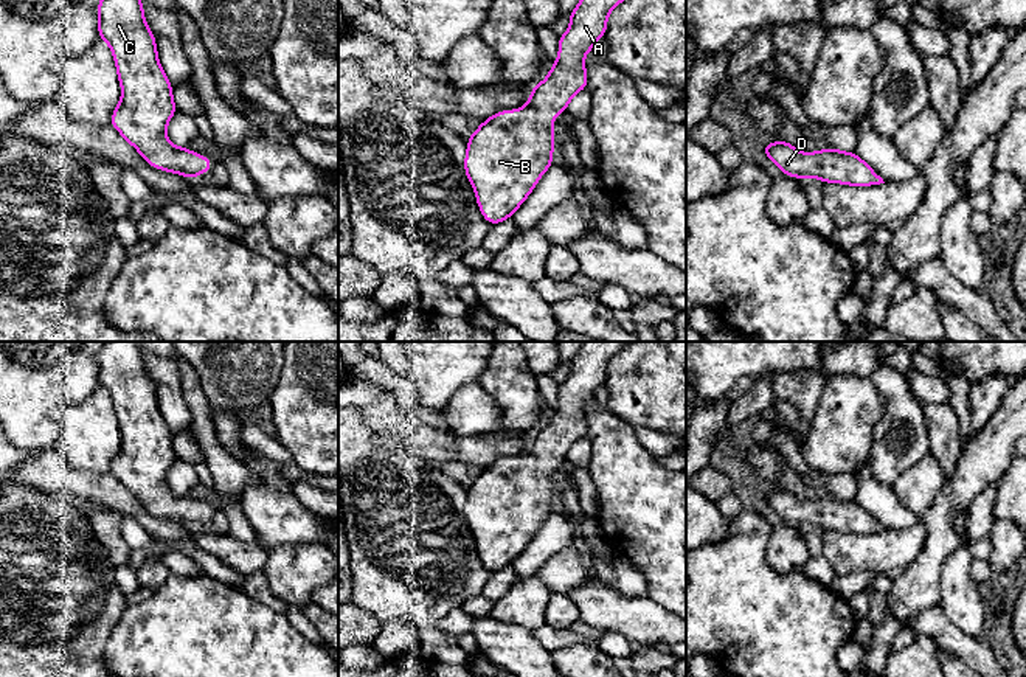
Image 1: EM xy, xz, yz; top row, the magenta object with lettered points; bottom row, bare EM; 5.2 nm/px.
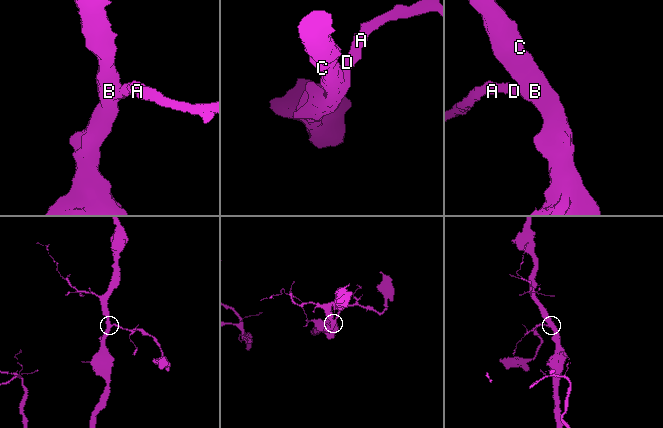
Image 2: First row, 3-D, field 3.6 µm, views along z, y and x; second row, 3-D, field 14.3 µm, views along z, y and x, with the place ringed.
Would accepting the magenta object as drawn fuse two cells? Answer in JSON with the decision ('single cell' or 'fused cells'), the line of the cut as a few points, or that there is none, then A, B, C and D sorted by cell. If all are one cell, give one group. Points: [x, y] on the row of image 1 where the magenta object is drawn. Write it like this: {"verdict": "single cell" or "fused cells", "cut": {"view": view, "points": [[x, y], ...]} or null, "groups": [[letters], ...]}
{"verdict": "single cell", "cut": null, "groups": [["A", "B", "C", "D"]]}

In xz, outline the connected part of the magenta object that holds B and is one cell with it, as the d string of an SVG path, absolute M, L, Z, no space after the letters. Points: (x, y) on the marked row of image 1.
M581 0L570 12L570 28L559 36L559 57L545 81L531 89L529 101L517 110L500 110L486 118L467 140L464 172L477 194L483 217L494 227L511 217L553 166L553 118L567 112L571 98L587 89L584 57L607 33L610 11L624 0Z

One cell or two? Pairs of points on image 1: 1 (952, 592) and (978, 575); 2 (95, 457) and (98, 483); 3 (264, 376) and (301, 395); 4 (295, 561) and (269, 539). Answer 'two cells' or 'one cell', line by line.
1: two cells
2: two cells
3: two cells
4: two cells

